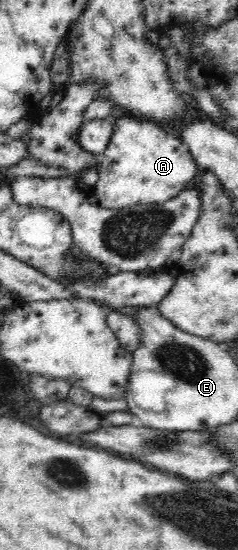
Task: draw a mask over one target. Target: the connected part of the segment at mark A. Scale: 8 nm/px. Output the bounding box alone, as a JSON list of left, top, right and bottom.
[94,116,198,208]

